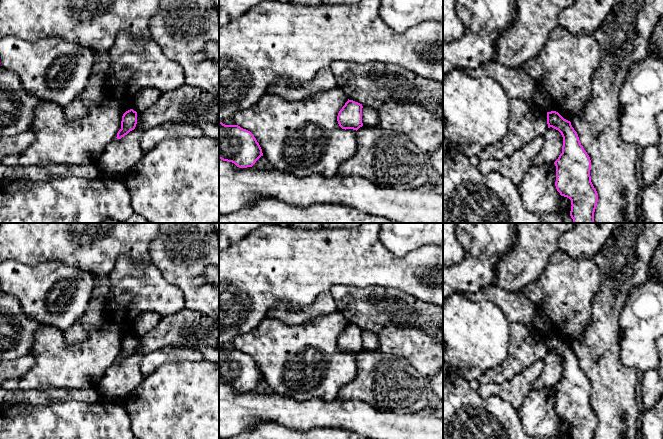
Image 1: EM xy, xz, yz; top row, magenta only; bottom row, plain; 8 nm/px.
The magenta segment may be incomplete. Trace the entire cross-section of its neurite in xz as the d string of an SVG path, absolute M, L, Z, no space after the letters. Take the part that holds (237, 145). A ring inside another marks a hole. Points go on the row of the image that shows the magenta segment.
M219 122L219 159L247 168L252 167L261 156L262 149L250 131Z

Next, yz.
M547 112L548 128L558 130L563 137L562 153L554 162L555 186L561 196L571 200L570 216L574 223L594 223L598 193L591 182L591 160L580 143L571 122L558 112Z

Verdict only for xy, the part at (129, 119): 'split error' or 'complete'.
complete

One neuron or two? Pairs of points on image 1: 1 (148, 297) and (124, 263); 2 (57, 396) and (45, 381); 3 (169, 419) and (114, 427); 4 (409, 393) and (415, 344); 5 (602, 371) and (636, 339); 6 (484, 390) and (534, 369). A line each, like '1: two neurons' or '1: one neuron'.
1: one neuron
2: two neurons
3: two neurons
4: two neurons
5: two neurons
6: one neuron

